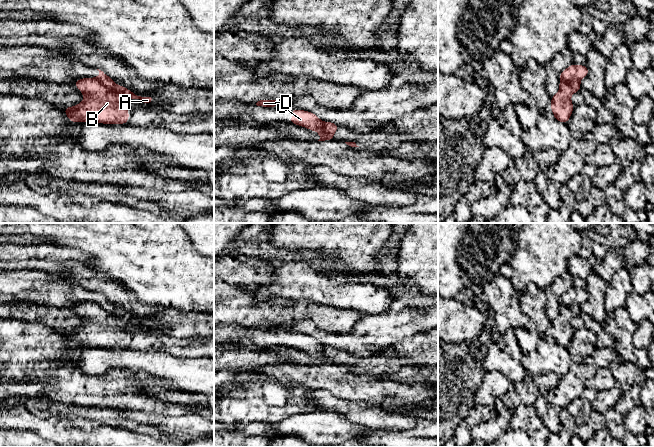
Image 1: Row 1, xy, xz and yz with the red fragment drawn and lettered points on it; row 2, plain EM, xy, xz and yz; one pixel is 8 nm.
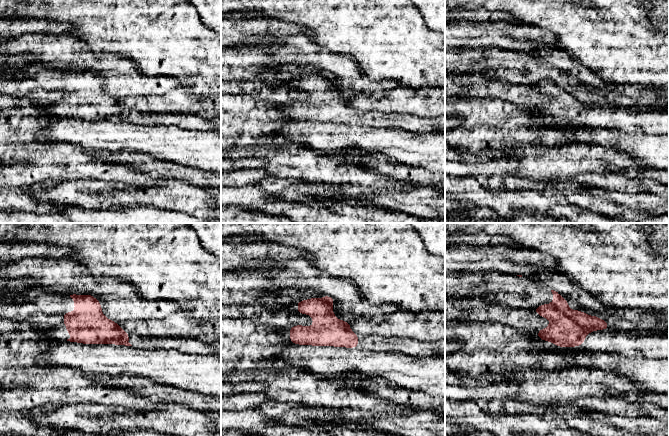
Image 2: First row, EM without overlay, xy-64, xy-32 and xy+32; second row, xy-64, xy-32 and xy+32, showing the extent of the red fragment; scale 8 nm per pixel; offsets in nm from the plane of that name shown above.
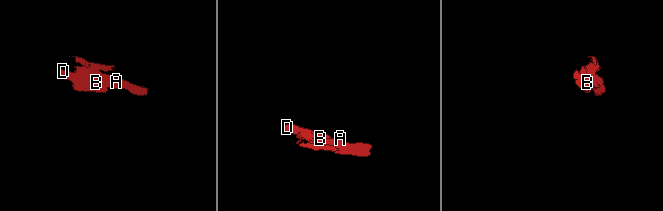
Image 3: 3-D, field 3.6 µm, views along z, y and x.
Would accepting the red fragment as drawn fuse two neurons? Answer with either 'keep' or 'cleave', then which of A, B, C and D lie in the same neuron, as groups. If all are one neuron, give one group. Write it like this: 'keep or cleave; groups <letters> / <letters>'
cleave; groups A / B C D

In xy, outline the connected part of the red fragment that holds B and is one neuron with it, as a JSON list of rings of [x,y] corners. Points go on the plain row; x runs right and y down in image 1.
[[[92,301],[78,303],[74,307],[76,313],[82,316],[84,324],[76,330],[64,331],[64,336],[71,346],[128,347],[128,332],[117,317]]]

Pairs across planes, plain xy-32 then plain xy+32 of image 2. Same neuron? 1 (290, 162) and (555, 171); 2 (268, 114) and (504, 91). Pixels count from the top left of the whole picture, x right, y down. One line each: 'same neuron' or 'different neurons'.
1: same neuron
2: different neurons

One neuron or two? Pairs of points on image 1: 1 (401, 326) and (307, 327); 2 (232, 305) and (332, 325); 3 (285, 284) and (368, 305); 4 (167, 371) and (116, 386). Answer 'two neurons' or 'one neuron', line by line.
1: one neuron
2: one neuron
3: one neuron
4: two neurons

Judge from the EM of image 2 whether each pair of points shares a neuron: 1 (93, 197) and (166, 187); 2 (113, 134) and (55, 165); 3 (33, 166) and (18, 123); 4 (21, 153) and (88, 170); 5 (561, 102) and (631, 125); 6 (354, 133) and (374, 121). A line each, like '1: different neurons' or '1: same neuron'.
1: same neuron
2: different neurons
3: same neuron
4: same neuron
5: same neuron
6: different neurons

